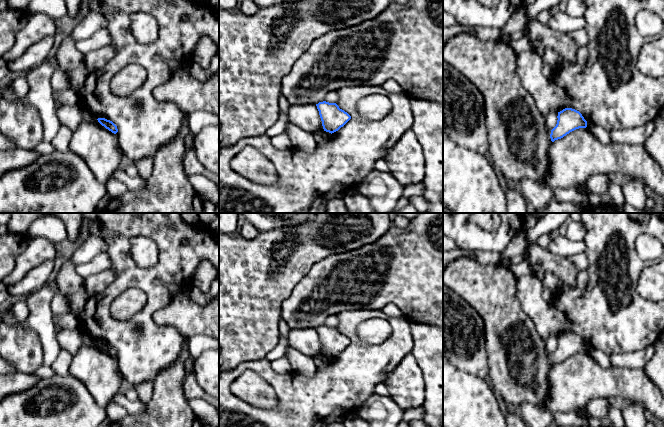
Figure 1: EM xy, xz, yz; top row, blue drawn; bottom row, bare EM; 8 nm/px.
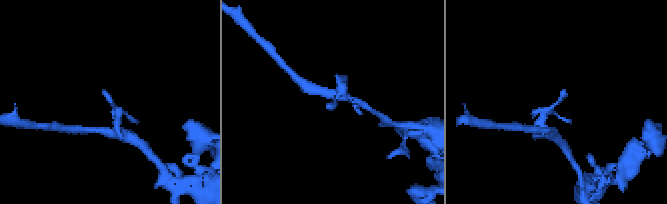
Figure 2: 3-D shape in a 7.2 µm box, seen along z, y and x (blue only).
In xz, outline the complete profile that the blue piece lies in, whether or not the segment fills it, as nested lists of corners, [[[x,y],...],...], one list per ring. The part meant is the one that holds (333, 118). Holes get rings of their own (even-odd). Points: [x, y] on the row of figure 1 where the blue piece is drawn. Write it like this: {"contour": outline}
{"contour": [[[323,101],[316,104],[316,106],[324,131],[331,134],[338,131],[351,119],[351,116],[340,109],[336,103]]]}

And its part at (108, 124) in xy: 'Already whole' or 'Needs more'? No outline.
Already whole

